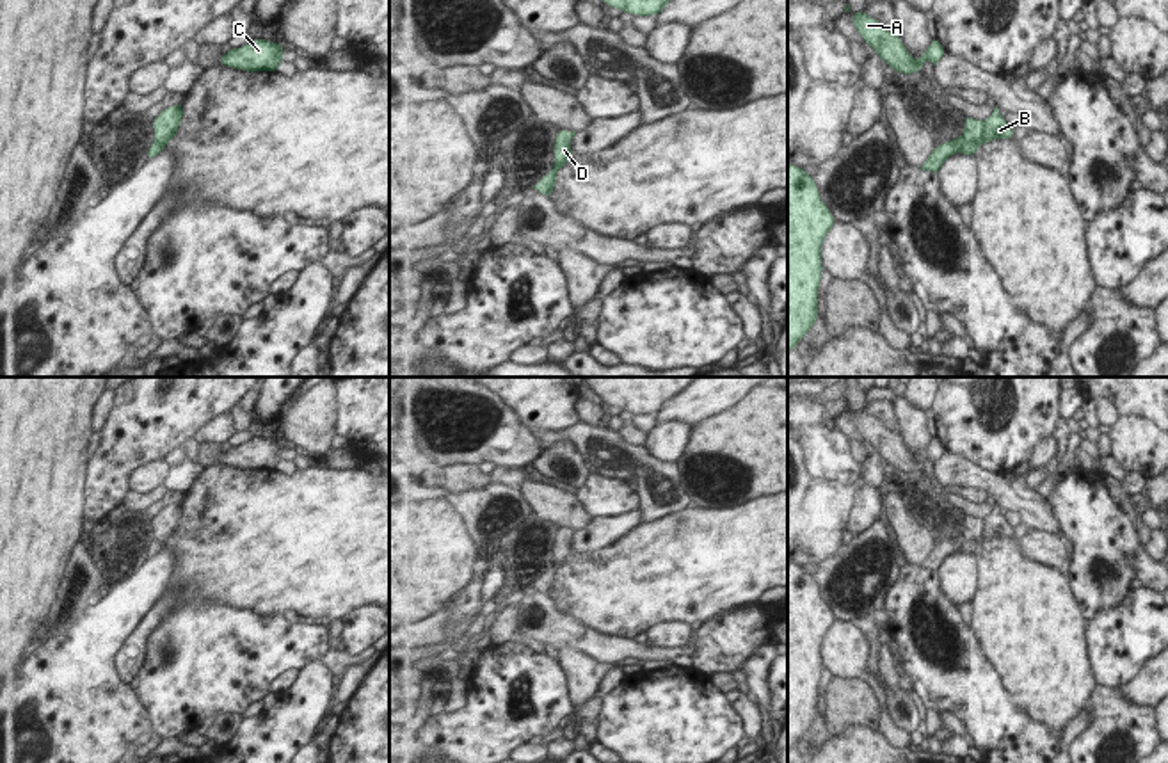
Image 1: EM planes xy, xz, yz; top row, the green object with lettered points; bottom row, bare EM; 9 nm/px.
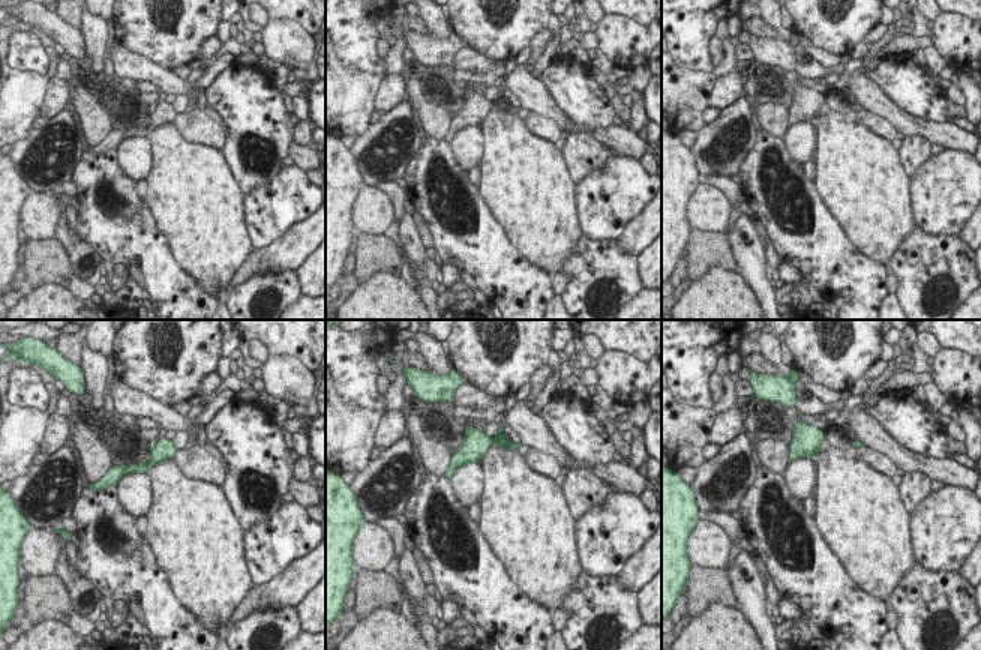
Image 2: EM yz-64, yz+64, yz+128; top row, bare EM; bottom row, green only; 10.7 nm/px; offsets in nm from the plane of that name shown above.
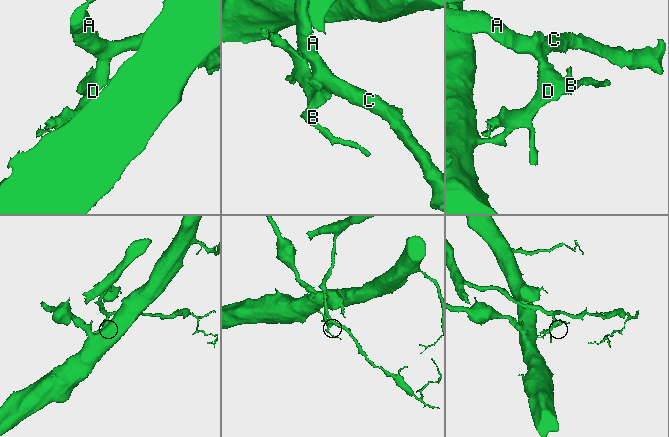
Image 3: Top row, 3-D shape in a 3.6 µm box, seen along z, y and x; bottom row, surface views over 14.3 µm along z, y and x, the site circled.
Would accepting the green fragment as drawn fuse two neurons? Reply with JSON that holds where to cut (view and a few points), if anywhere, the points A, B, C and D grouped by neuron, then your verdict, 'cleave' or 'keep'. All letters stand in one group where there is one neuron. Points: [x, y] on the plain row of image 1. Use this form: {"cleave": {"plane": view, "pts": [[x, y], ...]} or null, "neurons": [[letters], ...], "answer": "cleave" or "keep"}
{"cleave": {"plane": "yz", "pts": [[985, 520], [984, 530], [957, 548]]}, "neurons": [["A", "C", "D"], ["B"]], "answer": "cleave"}

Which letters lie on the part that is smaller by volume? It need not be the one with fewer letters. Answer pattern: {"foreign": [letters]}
{"foreign": ["A", "C", "D"]}

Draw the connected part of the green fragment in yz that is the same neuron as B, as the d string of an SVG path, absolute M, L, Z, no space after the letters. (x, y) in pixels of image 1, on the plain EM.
M994 505L992 514L985 518L985 528L978 539L969 539L958 551L974 555L978 546L985 541L992 541L996 537L1012 537L1015 534L1015 526L1012 526L1004 516L999 514L1001 509Z

